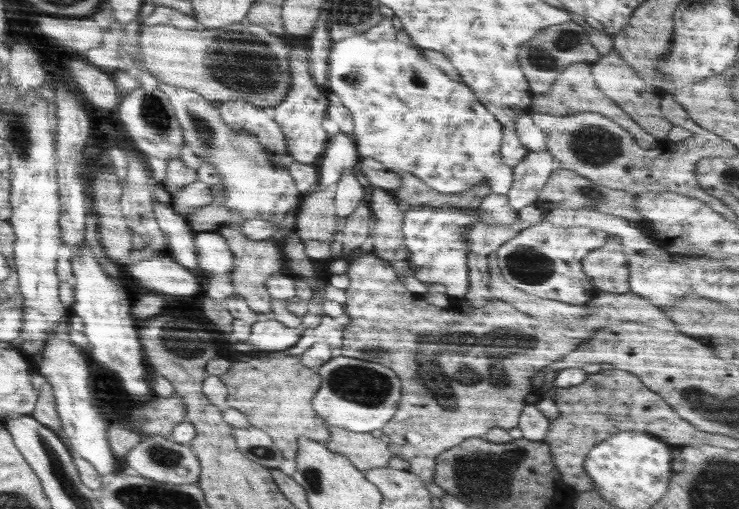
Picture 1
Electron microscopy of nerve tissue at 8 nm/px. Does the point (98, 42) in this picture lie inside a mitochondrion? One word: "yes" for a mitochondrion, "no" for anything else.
no

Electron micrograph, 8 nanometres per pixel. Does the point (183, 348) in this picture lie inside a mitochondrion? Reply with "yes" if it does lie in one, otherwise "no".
yes

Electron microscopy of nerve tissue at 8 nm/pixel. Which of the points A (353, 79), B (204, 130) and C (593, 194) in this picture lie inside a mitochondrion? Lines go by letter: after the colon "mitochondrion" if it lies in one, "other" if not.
A: mitochondrion
B: mitochondrion
C: mitochondrion

